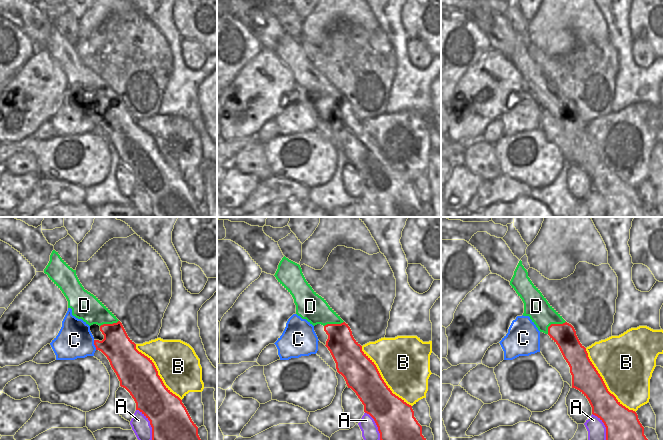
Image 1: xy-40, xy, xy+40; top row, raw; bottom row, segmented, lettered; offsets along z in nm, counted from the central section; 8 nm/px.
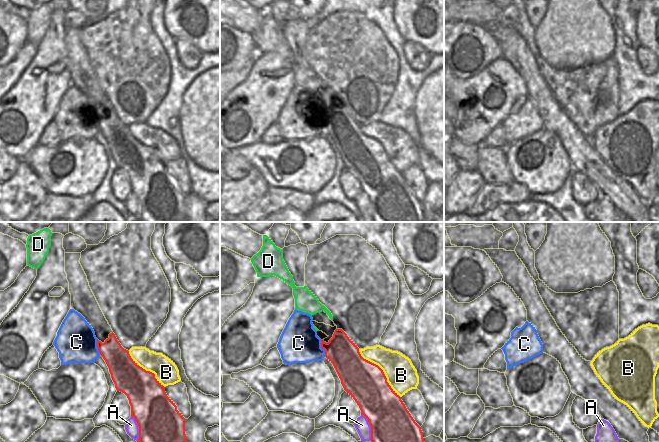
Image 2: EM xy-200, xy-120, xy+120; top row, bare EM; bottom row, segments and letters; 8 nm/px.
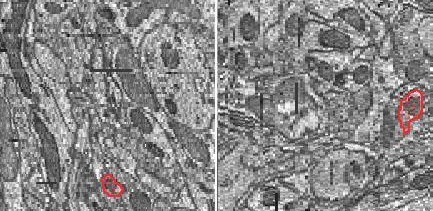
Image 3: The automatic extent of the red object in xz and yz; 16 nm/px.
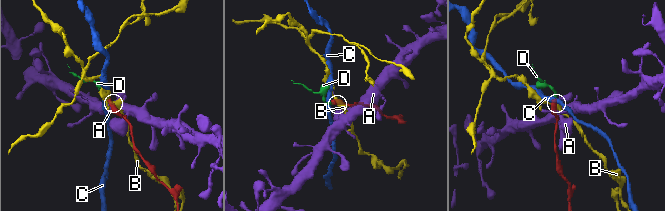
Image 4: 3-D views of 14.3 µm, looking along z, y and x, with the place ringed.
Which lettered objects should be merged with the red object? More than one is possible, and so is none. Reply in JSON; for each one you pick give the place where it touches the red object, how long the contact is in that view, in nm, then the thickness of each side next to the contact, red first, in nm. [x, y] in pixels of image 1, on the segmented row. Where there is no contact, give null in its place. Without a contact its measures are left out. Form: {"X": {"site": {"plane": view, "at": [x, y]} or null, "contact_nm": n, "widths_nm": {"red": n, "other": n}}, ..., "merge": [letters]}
{"D": {"site": {"plane": "xy+40", "at": [553, 324]}, "contact_nm": 180, "widths_nm": {"red": 180, "other": 190}}, "merge": ["D"]}

